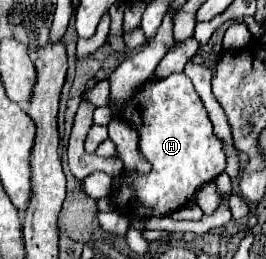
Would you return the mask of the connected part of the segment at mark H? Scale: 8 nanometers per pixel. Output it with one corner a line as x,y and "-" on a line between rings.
179,72
167,78
153,78
141,84
129,102
125,102
117,116
127,120
139,134
139,152
151,162
149,174
135,174
123,170
111,202
127,218
167,216
181,206
195,200
199,188
225,172
225,152
221,140
213,134
213,124
207,110
197,96
191,80

